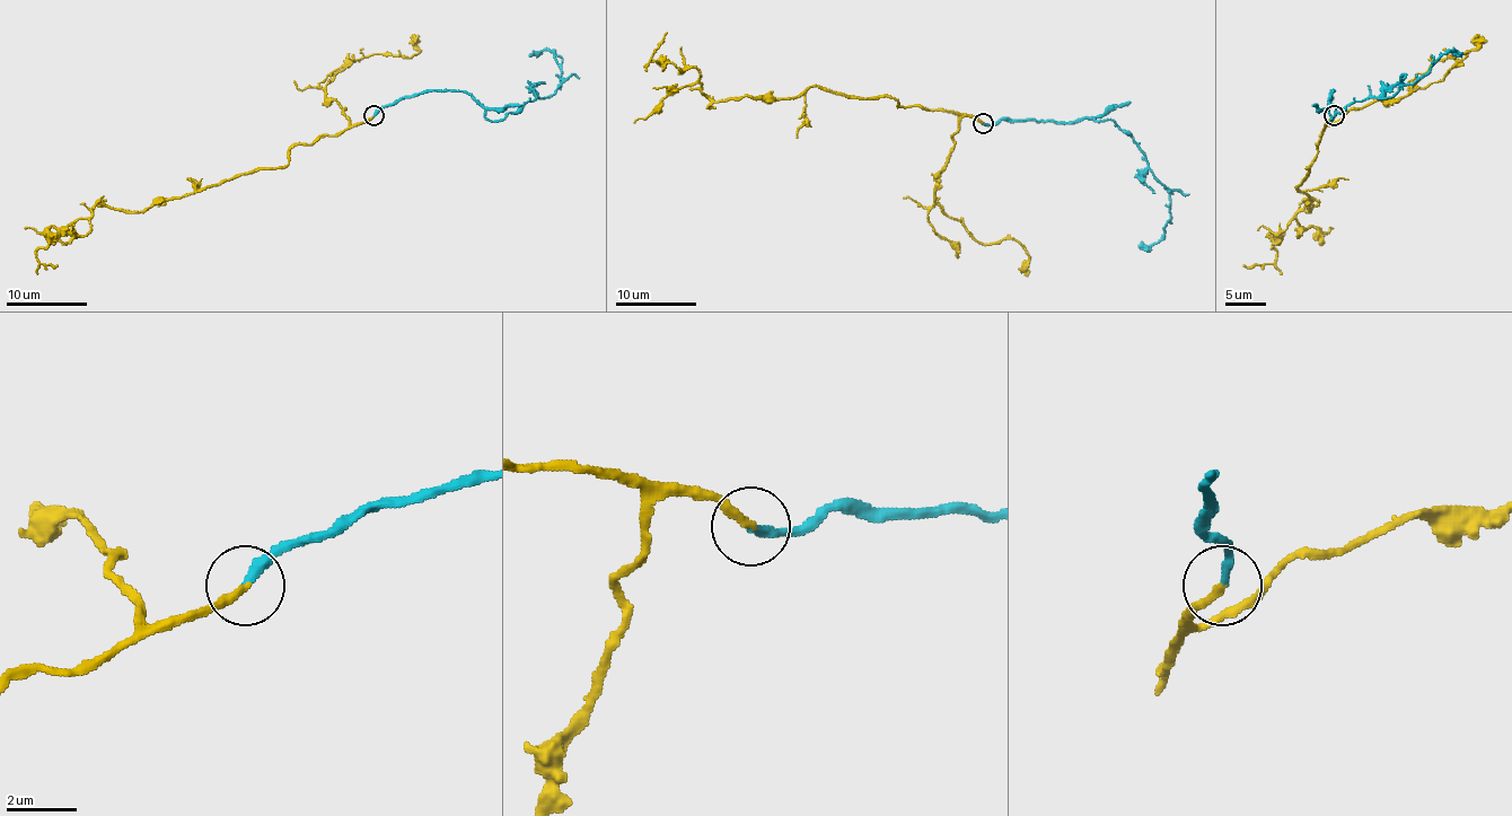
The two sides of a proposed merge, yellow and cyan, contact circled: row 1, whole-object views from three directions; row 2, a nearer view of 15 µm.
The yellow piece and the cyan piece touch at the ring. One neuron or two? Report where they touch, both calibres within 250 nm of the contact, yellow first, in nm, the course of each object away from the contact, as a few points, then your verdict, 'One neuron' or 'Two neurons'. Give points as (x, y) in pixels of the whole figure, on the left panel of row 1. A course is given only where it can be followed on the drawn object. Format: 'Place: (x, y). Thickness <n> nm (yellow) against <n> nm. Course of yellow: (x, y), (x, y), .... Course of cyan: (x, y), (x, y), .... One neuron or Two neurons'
Place: (374, 115). Thickness 240 nm (yellow) against 280 nm. Course of yellow: (374, 116), (296, 145), (283, 167), (142, 211), (99, 203), (86, 234), (37, 252), (41, 264), (56, 264). Course of cyan: (374, 116), (422, 91), (465, 90), (488, 119), (501, 121), (560, 86), (554, 53), (529, 55). One neuron

